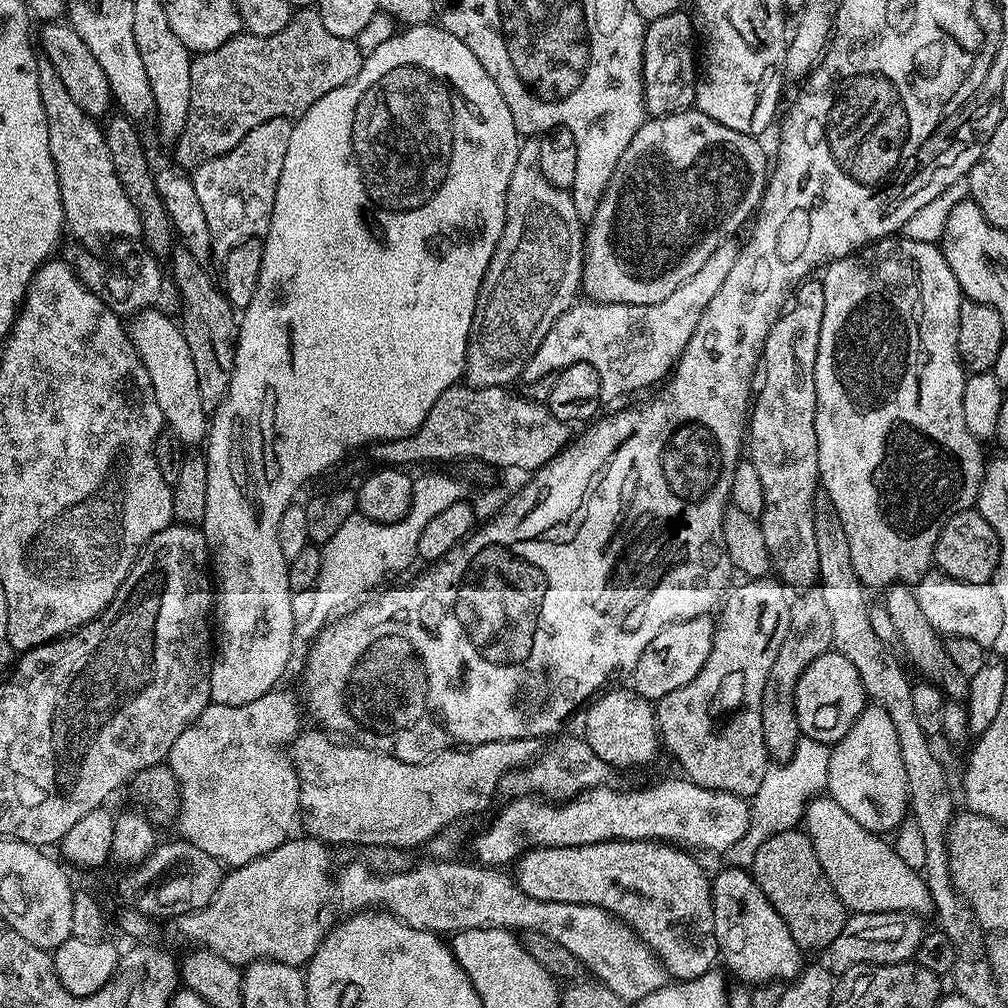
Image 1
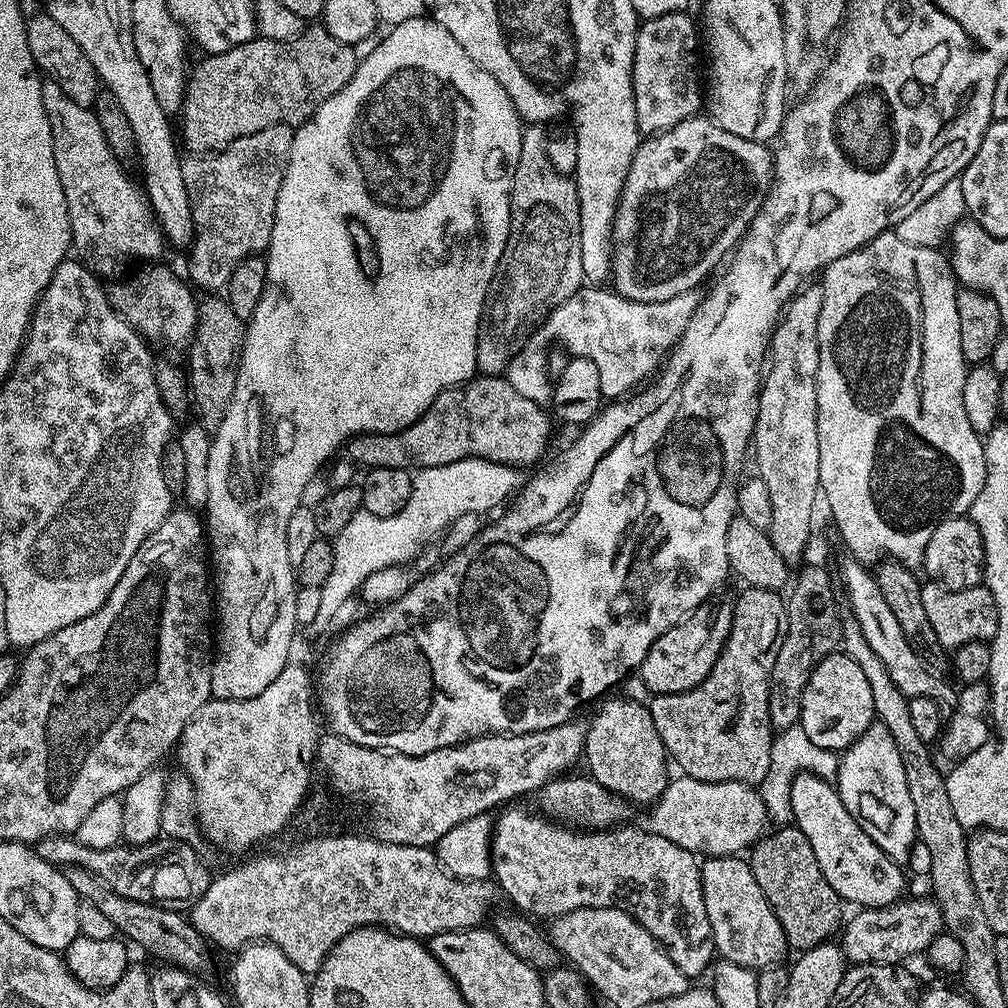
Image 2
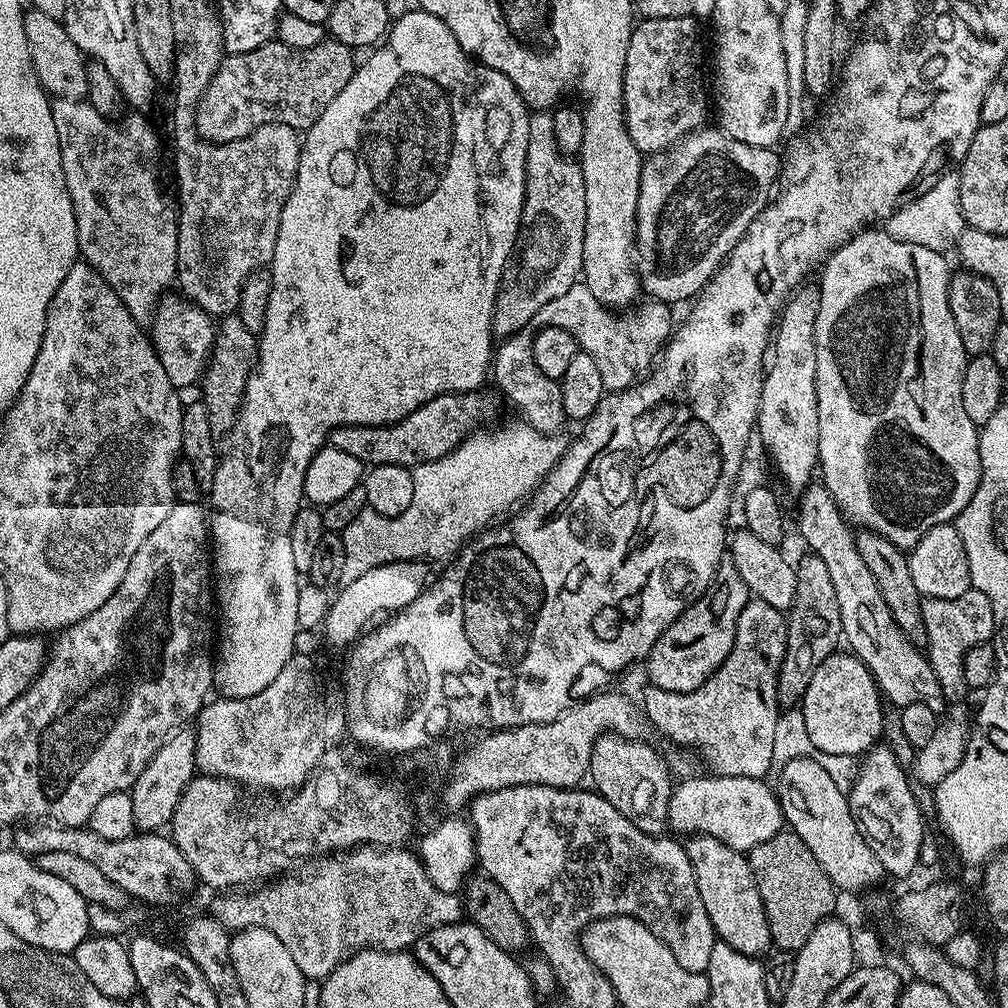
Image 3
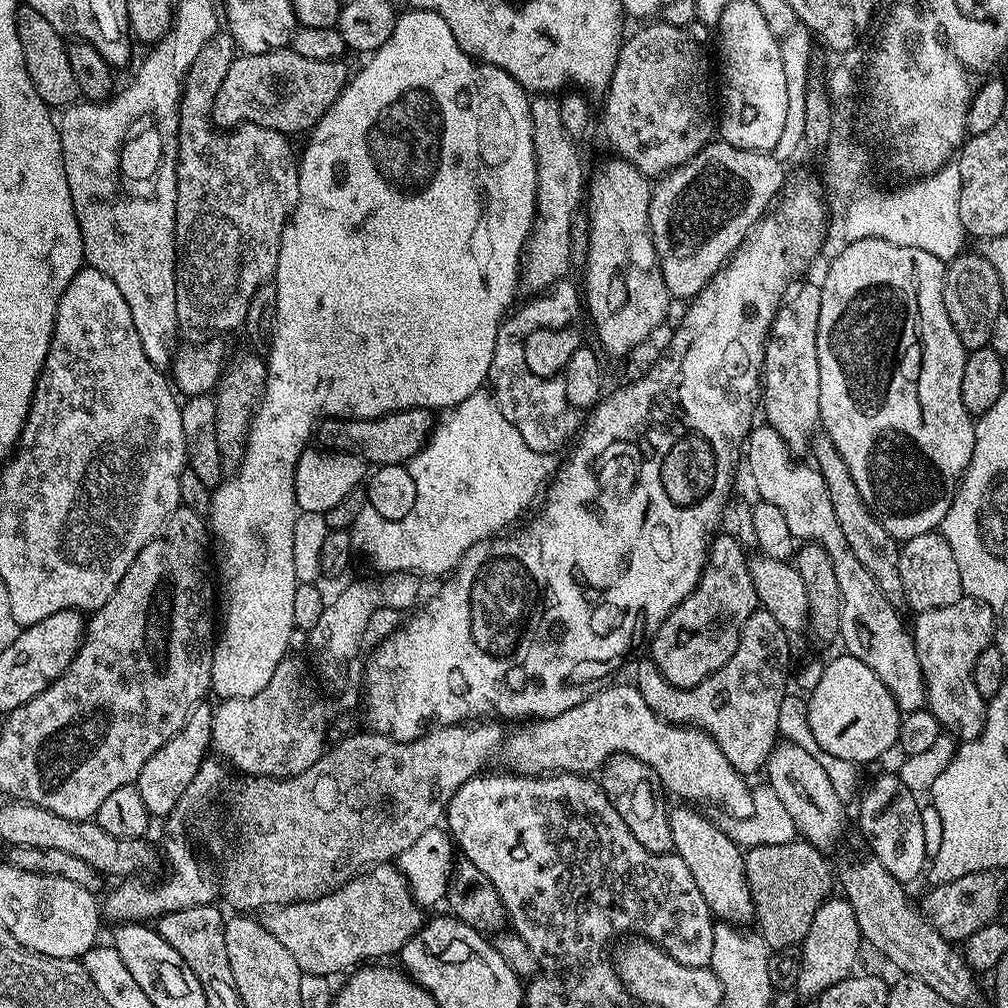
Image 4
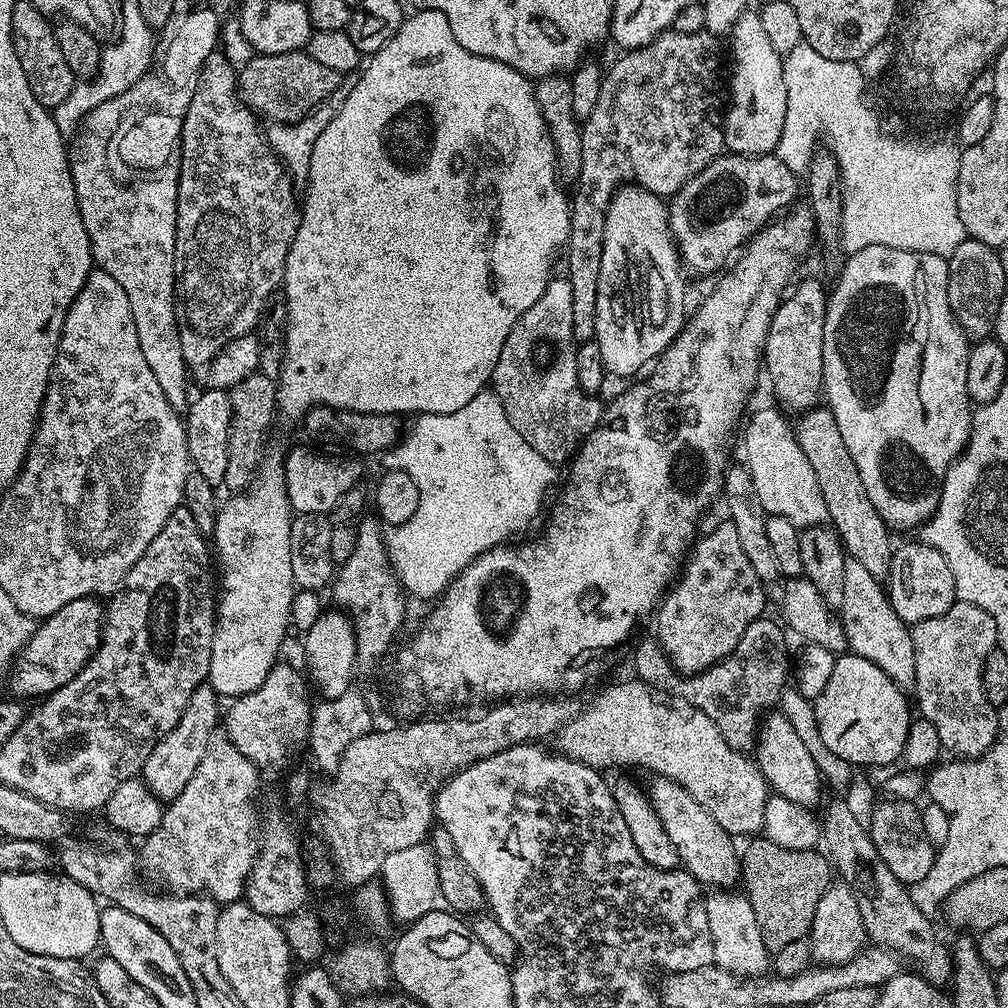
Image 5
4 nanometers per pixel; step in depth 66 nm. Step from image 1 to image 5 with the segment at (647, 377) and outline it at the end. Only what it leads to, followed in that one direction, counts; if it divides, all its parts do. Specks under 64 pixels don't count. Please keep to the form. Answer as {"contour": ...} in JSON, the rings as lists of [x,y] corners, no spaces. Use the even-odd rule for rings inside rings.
{"contour":[[[540,304],[530,306],[522,318],[510,330],[502,350],[498,354],[498,366],[494,366],[490,381],[491,391],[502,402],[502,410],[506,410],[506,418],[510,418],[510,426],[522,434],[522,438],[542,458],[546,458],[553,466],[567,461],[576,449],[584,443],[585,438],[600,427],[600,417],[604,414],[605,405],[596,401],[591,392],[583,392],[576,381],[576,348],[560,348],[556,357],[545,368],[539,368],[532,355],[539,344],[573,343],[572,327],[574,314],[564,310],[561,316],[544,317]]]}

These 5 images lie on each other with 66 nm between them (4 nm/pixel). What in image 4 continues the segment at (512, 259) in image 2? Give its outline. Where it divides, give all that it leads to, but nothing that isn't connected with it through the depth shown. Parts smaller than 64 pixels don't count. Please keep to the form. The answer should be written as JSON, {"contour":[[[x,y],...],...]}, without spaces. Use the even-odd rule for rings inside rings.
{"contour":[[[536,94],[528,101],[530,122],[534,130],[536,155],[536,218],[532,234],[520,262],[518,284],[528,294],[540,294],[567,274],[572,262],[572,222],[577,219],[586,196],[584,164],[580,161],[577,141],[562,126],[560,101],[552,94]]]}

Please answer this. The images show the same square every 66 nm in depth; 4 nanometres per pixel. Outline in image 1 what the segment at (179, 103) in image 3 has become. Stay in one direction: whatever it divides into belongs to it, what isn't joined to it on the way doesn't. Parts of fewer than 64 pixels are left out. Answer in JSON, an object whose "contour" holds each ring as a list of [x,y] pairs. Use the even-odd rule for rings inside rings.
{"contour":[[[282,118],[268,120],[264,124],[254,126],[234,150],[198,166],[191,173],[190,179],[194,186],[194,194],[198,194],[198,202],[202,202],[202,214],[206,214],[206,226],[212,239],[211,251],[217,252],[220,258],[227,256],[234,246],[247,240],[262,238],[268,232],[274,210],[274,194],[278,190],[278,178],[282,174],[282,162],[286,162],[286,150],[290,146],[290,134],[293,121]]]}

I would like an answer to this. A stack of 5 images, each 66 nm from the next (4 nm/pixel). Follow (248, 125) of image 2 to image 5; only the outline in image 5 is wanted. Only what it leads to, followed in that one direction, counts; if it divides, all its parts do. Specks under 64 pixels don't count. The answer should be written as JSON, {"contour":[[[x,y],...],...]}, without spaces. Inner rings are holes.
{"contour":[[[304,50],[269,56],[253,55],[252,59],[239,69],[239,72],[238,96],[244,107],[252,109],[257,117],[264,119],[265,116],[272,124],[295,124],[297,120],[303,120],[324,101],[333,99],[336,89],[342,84],[341,73],[330,70],[330,66],[322,66],[322,62],[314,62],[314,58],[310,58]]]}

